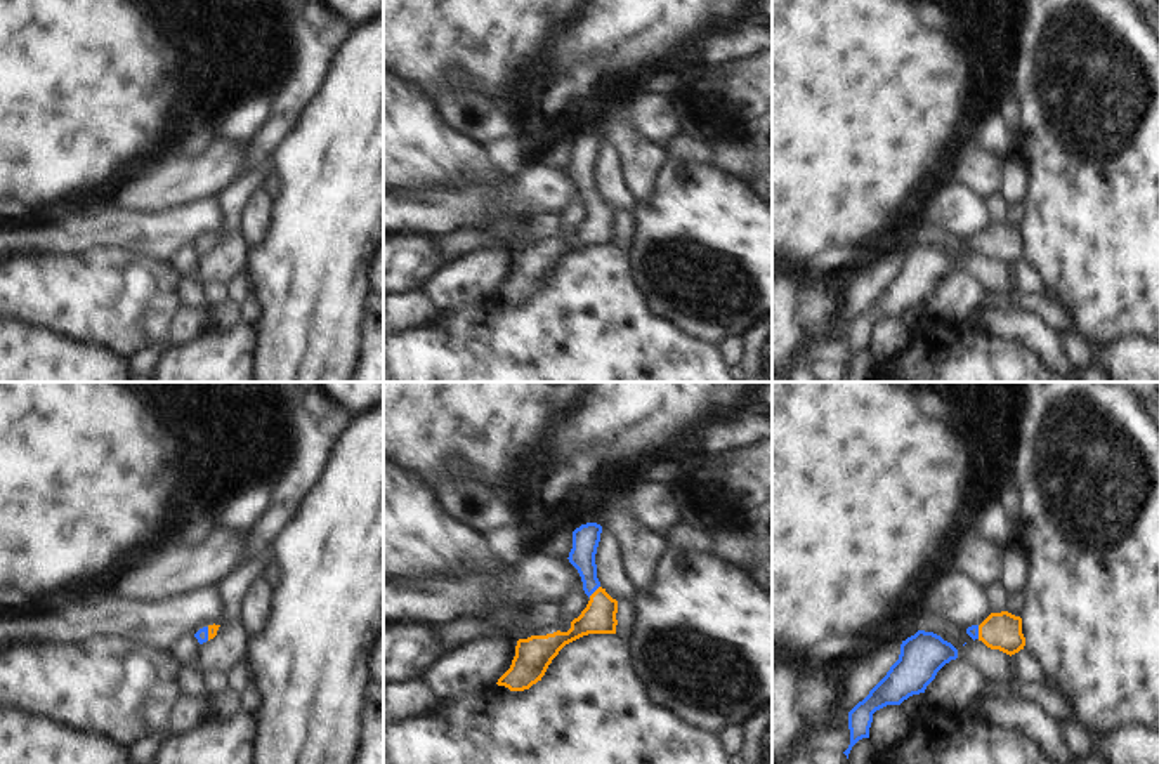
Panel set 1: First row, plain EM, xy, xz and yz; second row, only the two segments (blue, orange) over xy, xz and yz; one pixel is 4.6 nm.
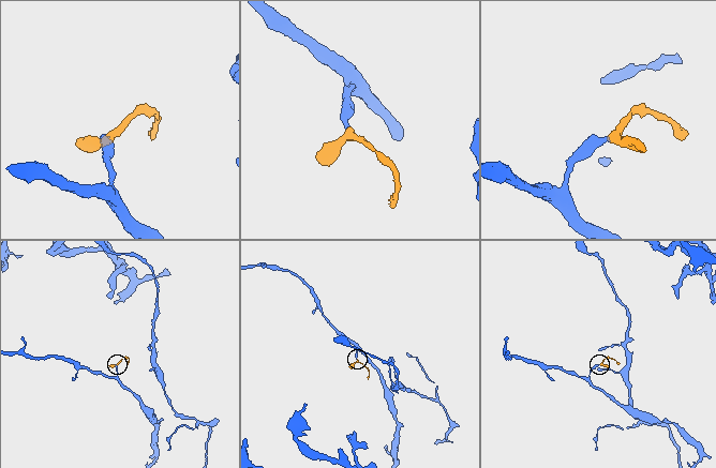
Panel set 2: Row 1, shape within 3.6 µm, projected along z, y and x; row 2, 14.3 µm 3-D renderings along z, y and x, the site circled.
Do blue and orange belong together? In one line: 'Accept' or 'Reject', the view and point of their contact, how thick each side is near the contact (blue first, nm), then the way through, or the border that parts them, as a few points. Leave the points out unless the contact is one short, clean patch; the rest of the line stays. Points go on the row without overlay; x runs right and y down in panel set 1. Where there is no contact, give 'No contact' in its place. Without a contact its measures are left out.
Accept. Touches blue at xz (594, 202). Thickness 130 nm (blue) against 160 nm. Path across: xz (585, 150), (585, 177), (594, 202), (599, 209), (599, 228).

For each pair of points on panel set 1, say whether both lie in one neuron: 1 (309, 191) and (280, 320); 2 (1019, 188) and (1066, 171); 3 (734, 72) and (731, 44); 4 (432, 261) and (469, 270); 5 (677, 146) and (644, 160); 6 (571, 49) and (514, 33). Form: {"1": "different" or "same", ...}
{"1": "same", "2": "different", "3": "different", "4": "different", "5": "different", "6": "different"}

